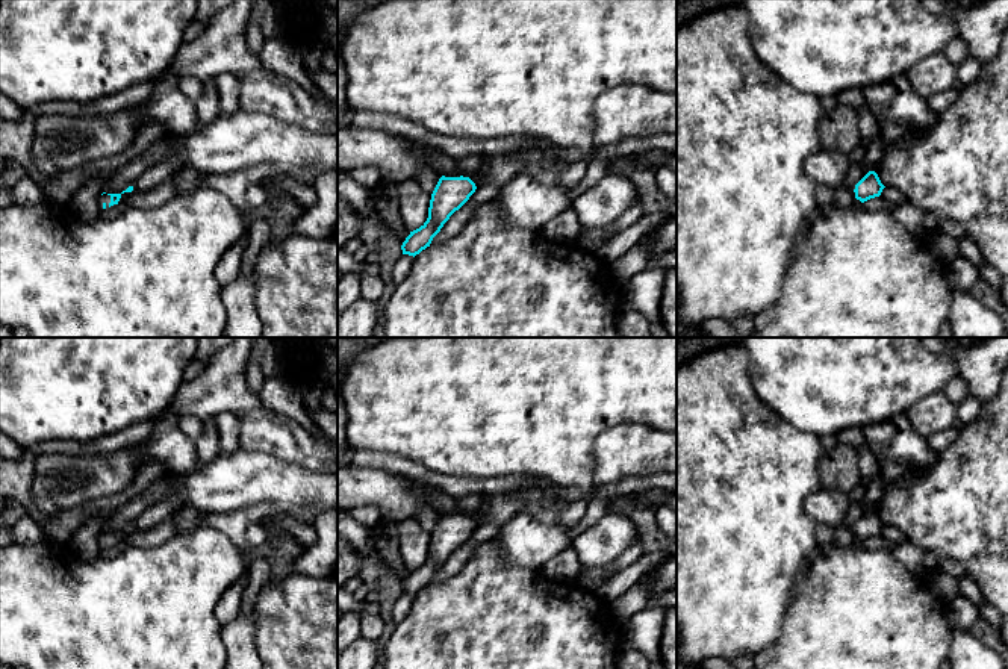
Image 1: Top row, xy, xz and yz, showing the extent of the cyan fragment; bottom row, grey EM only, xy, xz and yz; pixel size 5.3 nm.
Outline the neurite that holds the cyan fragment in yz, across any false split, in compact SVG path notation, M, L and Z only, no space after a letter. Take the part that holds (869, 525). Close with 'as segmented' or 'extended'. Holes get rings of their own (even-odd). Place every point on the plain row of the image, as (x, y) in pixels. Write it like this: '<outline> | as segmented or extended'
M869 510L857 524L855 524L855 537L861 542L879 536L885 525L881 522L875 510Z | as segmented

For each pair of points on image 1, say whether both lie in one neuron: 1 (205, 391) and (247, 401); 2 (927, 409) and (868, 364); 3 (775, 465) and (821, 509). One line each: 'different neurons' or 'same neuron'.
1: same neuron
2: different neurons
3: different neurons

